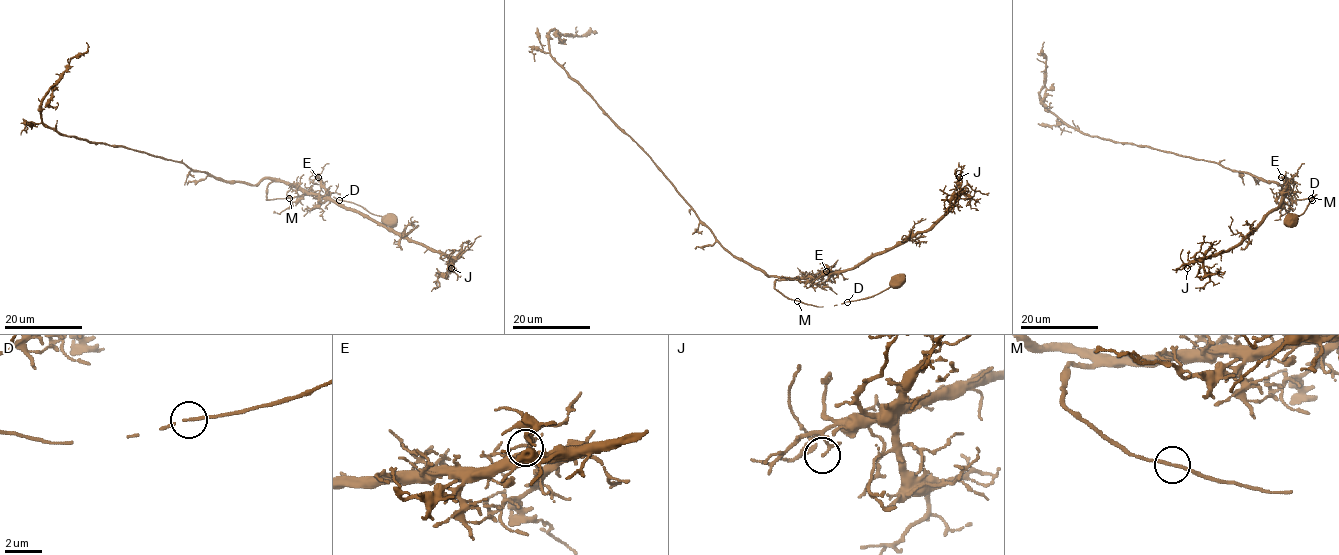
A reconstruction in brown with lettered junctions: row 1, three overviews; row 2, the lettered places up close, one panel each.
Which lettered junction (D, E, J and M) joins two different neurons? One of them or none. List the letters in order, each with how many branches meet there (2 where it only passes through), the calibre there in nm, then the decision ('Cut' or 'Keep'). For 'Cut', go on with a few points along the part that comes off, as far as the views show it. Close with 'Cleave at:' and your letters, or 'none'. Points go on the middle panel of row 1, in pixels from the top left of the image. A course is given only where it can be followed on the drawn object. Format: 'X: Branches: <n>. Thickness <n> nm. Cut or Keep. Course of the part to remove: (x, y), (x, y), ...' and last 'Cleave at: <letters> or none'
D: Branches: 2. Thickness 130 nm. Keep
E: Branches: 2. Thickness 160 nm. Keep
J: Branches: 2. Thickness 120 nm. Keep
M: Branches: 2. Thickness 180 nm. Keep
Cleave at: none

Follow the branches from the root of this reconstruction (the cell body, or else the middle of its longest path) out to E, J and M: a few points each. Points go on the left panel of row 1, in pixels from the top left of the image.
E: (390, 219), (326, 194), (266, 199), (266, 187), (272, 182), (293, 183), (327, 196), (328, 191), (318, 177)
J: (390, 219), (326, 194), (266, 199), (266, 187), (288, 182), (329, 196), (445, 254), (451, 268)
M: (390, 219), (326, 194), (290, 197)

